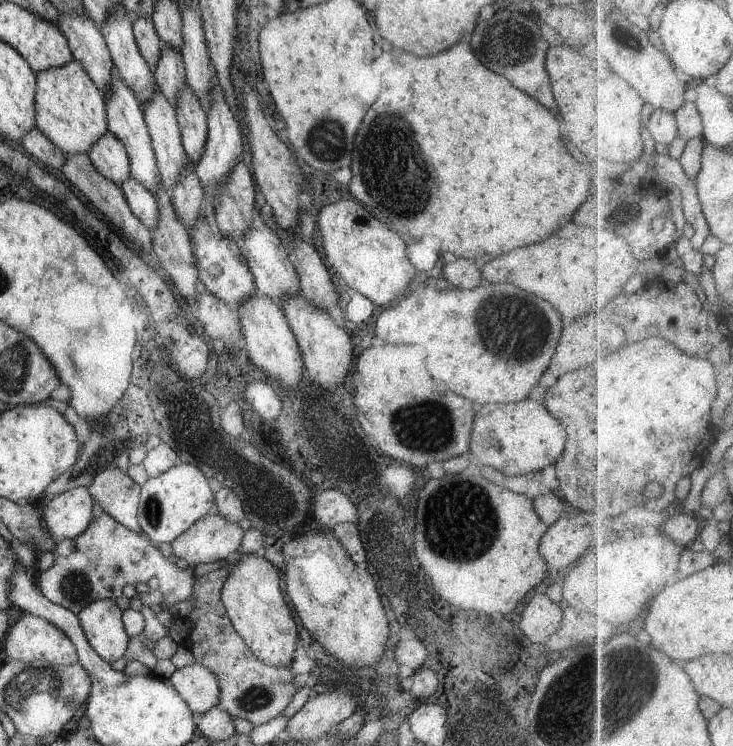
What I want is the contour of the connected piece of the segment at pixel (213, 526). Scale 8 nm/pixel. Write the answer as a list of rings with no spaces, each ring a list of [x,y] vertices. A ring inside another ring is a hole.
[[[214,510],[198,520],[189,530],[176,538],[171,545],[174,549],[174,555],[185,560],[190,568],[195,568],[200,563],[208,564],[220,561],[226,563],[232,555],[239,552],[244,534],[245,532],[242,531],[238,523],[226,520]]]

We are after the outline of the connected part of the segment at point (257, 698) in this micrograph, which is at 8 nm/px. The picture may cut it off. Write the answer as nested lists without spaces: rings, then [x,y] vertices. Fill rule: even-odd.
[[[222,567],[195,578],[192,594],[195,608],[186,617],[192,624],[192,630],[186,637],[187,647],[194,659],[217,677],[221,691],[217,708],[234,720],[243,719],[256,727],[282,715],[298,691],[290,667],[274,667],[262,663],[235,632],[221,602],[221,589],[229,572],[229,568]]]

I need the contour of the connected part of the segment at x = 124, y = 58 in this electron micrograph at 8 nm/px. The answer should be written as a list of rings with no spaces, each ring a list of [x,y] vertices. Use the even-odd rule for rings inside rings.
[[[123,4],[114,6],[114,14],[110,14],[110,20],[101,28],[108,52],[110,53],[114,73],[126,82],[126,86],[136,94],[141,109],[144,110],[144,102],[150,100],[156,88],[155,76],[149,68],[148,63],[140,54],[134,33],[133,33],[133,15],[125,9]]]

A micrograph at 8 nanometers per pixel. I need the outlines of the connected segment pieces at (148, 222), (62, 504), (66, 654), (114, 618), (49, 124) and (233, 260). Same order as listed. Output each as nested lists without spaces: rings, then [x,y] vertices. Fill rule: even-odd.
[[[132,177],[122,183],[121,189],[134,216],[146,228],[154,230],[158,226],[158,218],[160,218],[156,195],[148,192],[140,182],[136,182]]]
[[[86,487],[66,490],[66,492],[62,492],[62,494],[58,494],[53,500],[50,500],[42,514],[55,543],[67,539],[73,540],[82,534],[92,521],[92,506],[94,506],[94,502]]]
[[[26,613],[14,626],[10,626],[2,639],[4,658],[32,663],[33,661],[45,661],[51,666],[72,665],[78,662],[77,651],[68,636],[59,630],[54,624],[44,618]]]
[[[96,600],[77,618],[90,647],[102,661],[112,664],[124,657],[130,637],[123,626],[123,611],[116,601]]]
[[[80,62],[39,72],[34,97],[35,126],[66,155],[87,154],[108,131],[105,98]]]
[[[201,218],[196,222],[194,230],[190,233],[194,248],[194,256],[198,266],[198,276],[204,288],[218,300],[223,300],[235,311],[246,302],[250,296],[254,296],[256,286],[246,258],[240,253],[240,248],[235,240],[226,238],[218,228],[218,225],[207,218]]]

